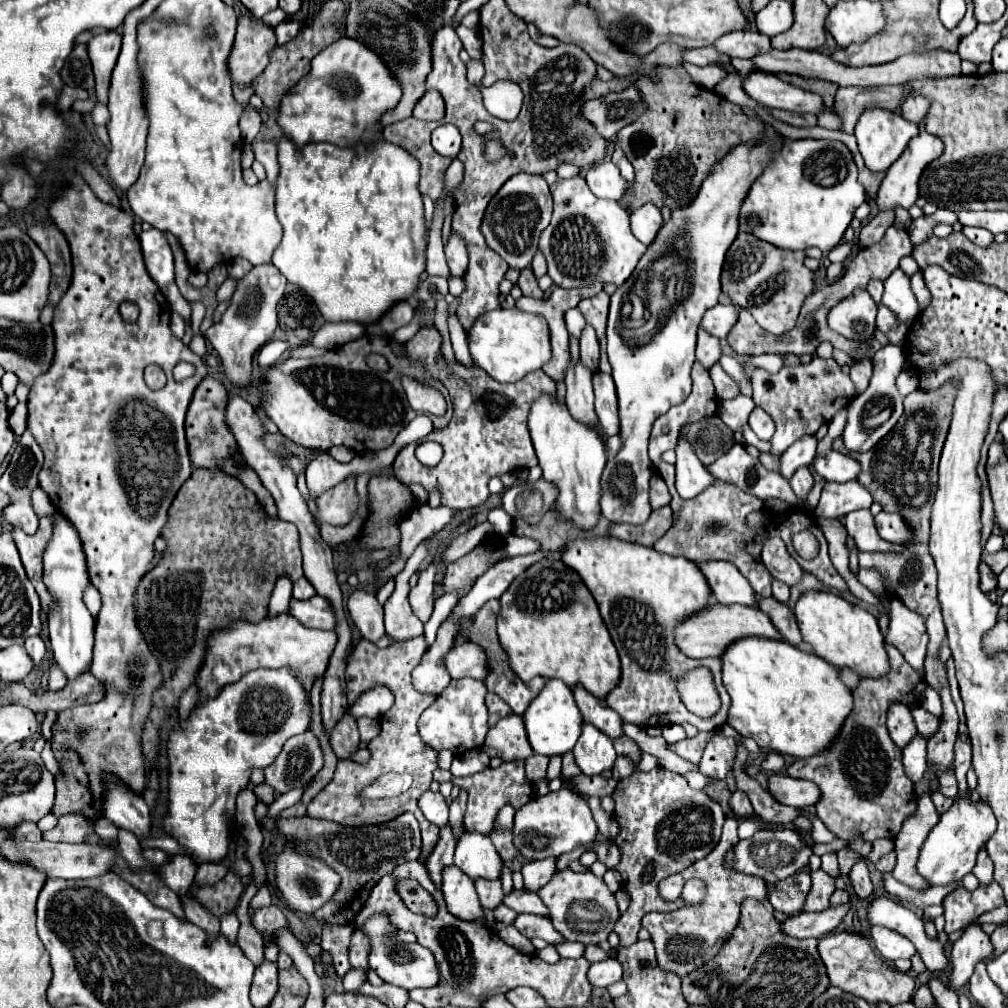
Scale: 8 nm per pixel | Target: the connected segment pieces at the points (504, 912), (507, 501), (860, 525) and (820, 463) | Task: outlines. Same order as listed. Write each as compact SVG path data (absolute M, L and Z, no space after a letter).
M507 905L497 907L497 909L493 911L493 915L495 915L495 919L497 919L497 921L503 921L503 923L513 923L513 921L515 921L515 917L517 917L517 913L515 913L513 909L509 909Z
M517 483L517 485L513 485L513 487L509 487L505 493L503 493L503 509L513 517L513 519L517 519L519 517L519 509L517 509L517 497L521 497L521 493L523 493L523 487L521 487L521 483Z
M869 509L851 511L845 517L845 527L861 551L883 551L883 553L903 553L905 551L903 545L890 543L879 537Z
M831 451L823 459L817 457L813 461L813 469L827 481L847 483L847 481L857 479L857 475L861 471L861 465L853 457L849 457L849 455L843 455L839 451Z

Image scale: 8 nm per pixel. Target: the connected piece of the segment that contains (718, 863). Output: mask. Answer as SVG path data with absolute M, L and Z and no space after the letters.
M727 817L723 823L721 841L707 857L689 865L685 871L675 873L673 877L667 877L665 881L661 881L661 893L667 899L669 897L679 899L681 889L689 879L701 879L707 887L705 899L697 905L683 905L681 909L671 913L649 913L643 917L643 927L651 933L651 939L657 949L657 963L663 971L671 971L671 973L677 973L679 977L685 977L691 971L699 969L699 965L705 965L707 961L711 961L719 953L723 943L731 937L733 929L737 927L743 899L747 897L753 897L759 901L765 899L767 885L761 877L725 867L725 855L729 853L729 849L737 845L737 841L739 841L737 819Z

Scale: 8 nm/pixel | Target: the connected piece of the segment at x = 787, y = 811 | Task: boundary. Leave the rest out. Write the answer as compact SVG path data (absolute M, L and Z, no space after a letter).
M737 743L737 757L735 757L735 763L733 763L733 775L735 775L737 789L749 795L753 811L759 817L763 817L769 823L789 825L797 817L797 809L781 805L755 779L751 779L747 773L743 773L743 763L747 761L747 755L749 755L749 751L741 743Z

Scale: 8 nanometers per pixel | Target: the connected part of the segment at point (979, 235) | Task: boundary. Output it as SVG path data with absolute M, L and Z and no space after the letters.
M965 227L963 233L980 247L989 247L993 243L993 233L987 229L979 229L979 227Z

